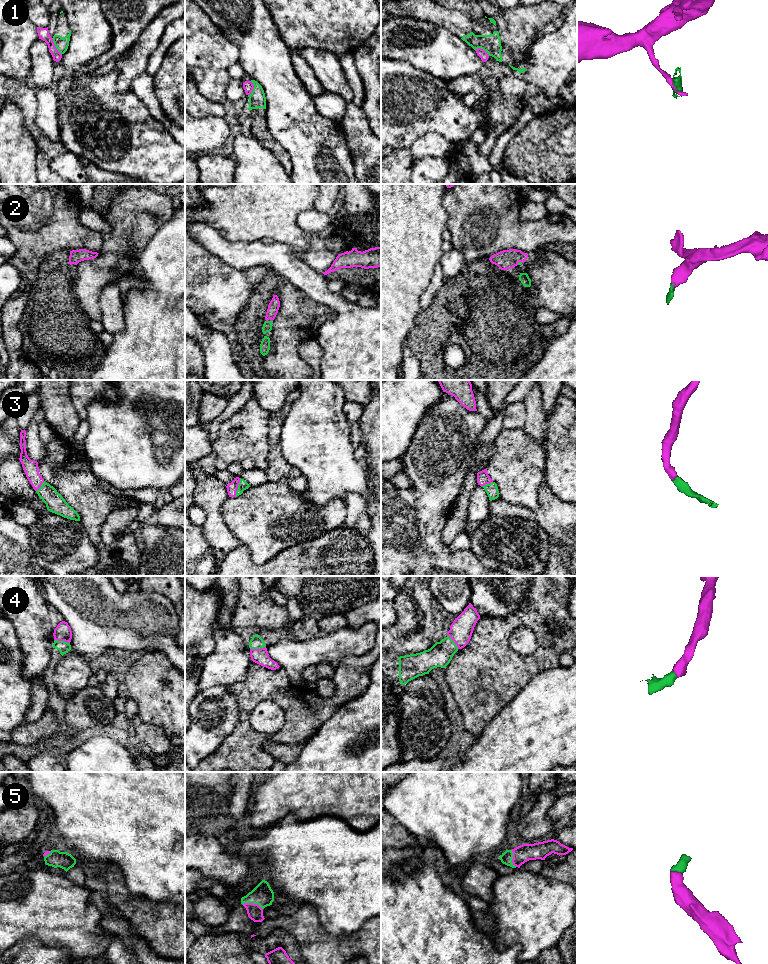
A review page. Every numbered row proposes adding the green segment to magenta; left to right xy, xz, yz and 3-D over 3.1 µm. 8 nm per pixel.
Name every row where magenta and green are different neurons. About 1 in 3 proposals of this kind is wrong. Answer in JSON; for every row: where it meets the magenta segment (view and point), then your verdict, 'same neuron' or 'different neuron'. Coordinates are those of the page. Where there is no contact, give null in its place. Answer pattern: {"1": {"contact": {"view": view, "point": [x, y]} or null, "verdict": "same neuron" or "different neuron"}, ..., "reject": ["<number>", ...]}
{"1": {"contact": {"view": "xy", "point": [54, 46]}, "verdict": "different neuron"}, "2": {"contact": {"view": "yz", "point": [519, 261]}, "verdict": "same neuron"}, "3": {"contact": {"view": "xz", "point": [237, 487]}, "verdict": "same neuron"}, "4": {"contact": {"view": "xy", "point": [62, 640]}, "verdict": "same neuron"}, "5": {"contact": {"view": "xz", "point": [252, 903]}, "verdict": "same neuron"}, "reject": ["1"]}

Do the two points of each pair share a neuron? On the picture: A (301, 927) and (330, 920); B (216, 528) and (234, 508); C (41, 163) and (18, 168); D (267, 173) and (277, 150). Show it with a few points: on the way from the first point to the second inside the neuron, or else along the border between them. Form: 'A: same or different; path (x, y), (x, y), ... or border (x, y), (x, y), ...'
A: different; border (306, 903), (329, 933), (340, 935)
B: different; border (228, 497), (221, 515), (237, 539)
C: different; border (38, 151), (36, 173)
D: different; border (258, 140), (285, 168)

